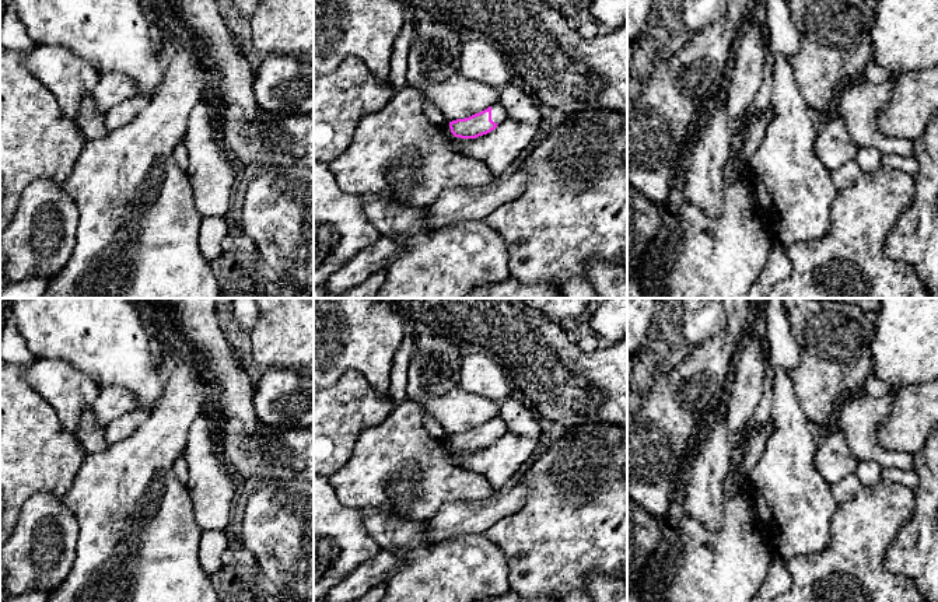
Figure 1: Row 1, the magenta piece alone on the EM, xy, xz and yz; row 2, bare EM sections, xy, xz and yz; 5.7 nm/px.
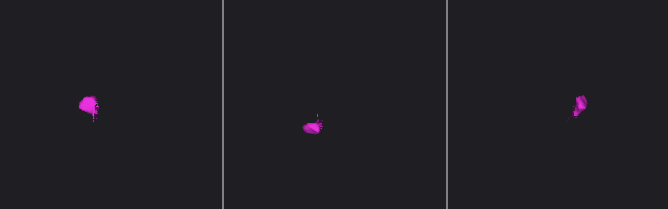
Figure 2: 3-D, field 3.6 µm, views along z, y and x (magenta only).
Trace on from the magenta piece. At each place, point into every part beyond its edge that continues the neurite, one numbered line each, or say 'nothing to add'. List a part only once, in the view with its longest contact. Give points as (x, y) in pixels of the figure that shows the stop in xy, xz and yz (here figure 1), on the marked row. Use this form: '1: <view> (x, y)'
1: xz (514, 102)

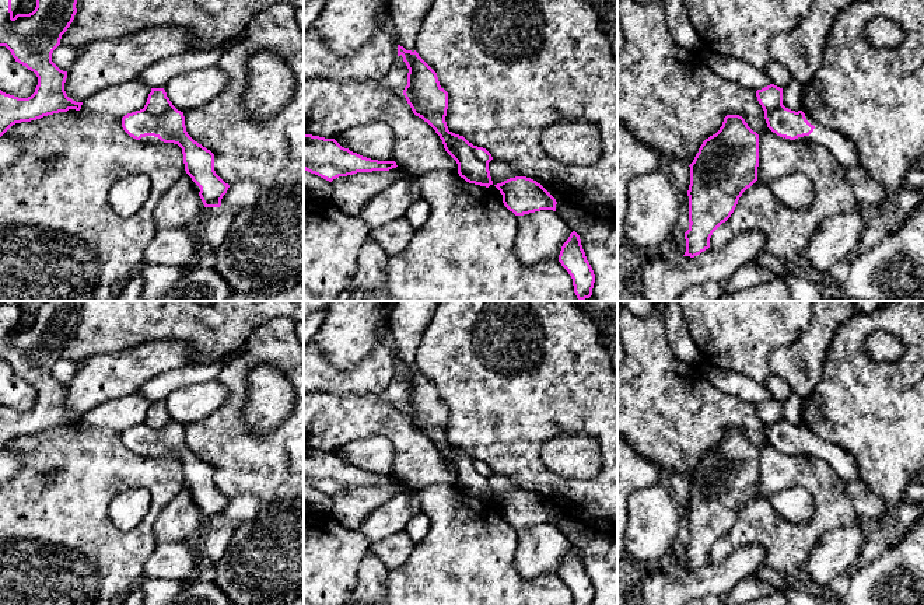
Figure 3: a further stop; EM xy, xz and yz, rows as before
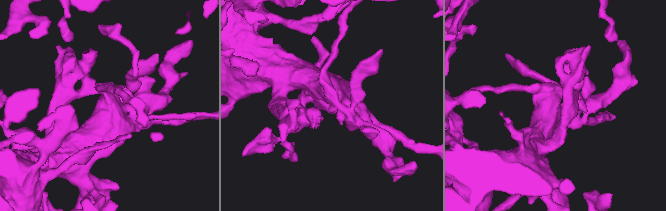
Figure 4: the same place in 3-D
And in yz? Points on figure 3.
1: yz (842, 147)

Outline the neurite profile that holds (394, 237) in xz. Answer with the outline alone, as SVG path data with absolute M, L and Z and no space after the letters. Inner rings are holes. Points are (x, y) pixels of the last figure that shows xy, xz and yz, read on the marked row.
M403 216L385 223L378 230L370 232L368 237L379 244L389 258L392 255L400 253L409 245L414 232L416 228L413 228Z

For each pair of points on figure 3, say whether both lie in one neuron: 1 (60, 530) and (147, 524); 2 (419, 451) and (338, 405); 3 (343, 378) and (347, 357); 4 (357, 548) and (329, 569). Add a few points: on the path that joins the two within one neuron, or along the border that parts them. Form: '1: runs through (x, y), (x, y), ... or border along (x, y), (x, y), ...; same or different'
1: runs through (81, 538), (126, 538); same
2: runs through (399, 432), (387, 420), (373, 416), (357, 416); same
3: border along (373, 349), (347, 369), (335, 367), (318, 350); different
4: runs through (350, 548), (336, 562); same

